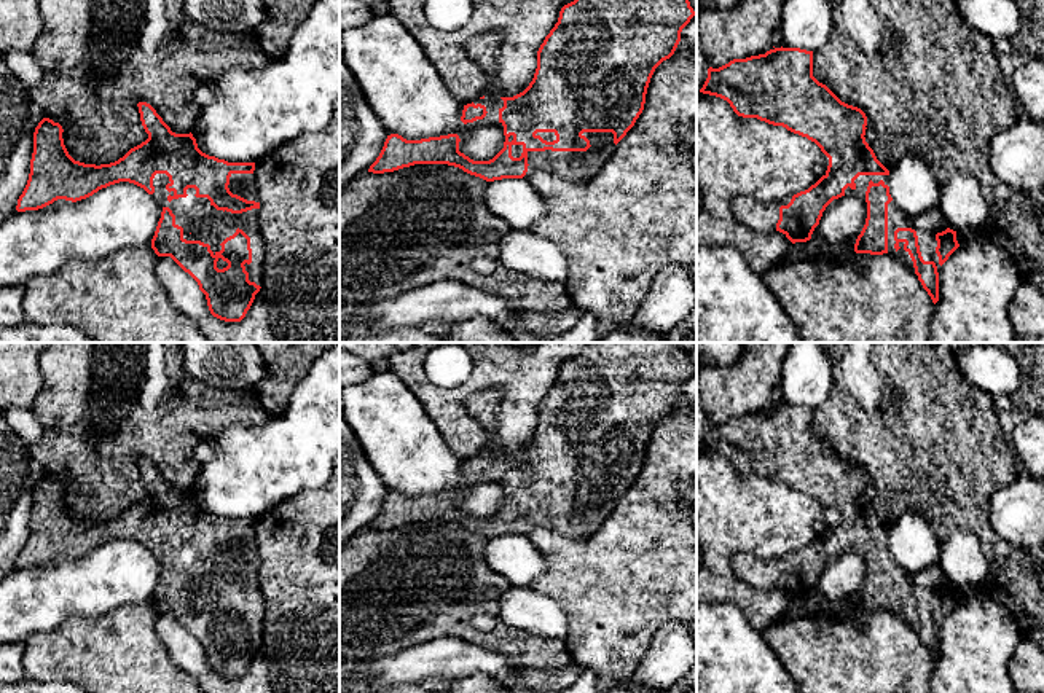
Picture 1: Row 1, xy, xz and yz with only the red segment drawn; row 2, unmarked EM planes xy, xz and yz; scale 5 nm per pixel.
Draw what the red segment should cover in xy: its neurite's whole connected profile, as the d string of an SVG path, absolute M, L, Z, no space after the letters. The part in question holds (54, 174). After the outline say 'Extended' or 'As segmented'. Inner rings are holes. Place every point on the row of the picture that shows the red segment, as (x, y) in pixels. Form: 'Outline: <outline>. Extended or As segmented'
Outline: M139 102L137 107L148 139L118 161L100 166L75 161L64 145L62 126L43 118L33 132L30 174L16 210L38 210L57 199L77 202L110 185L134 183L163 209L151 239L155 253L171 256L198 282L214 317L241 322L260 293L266 256L258 226L255 162L228 162L209 156L198 148L191 132L172 132L150 104Z. Extended

